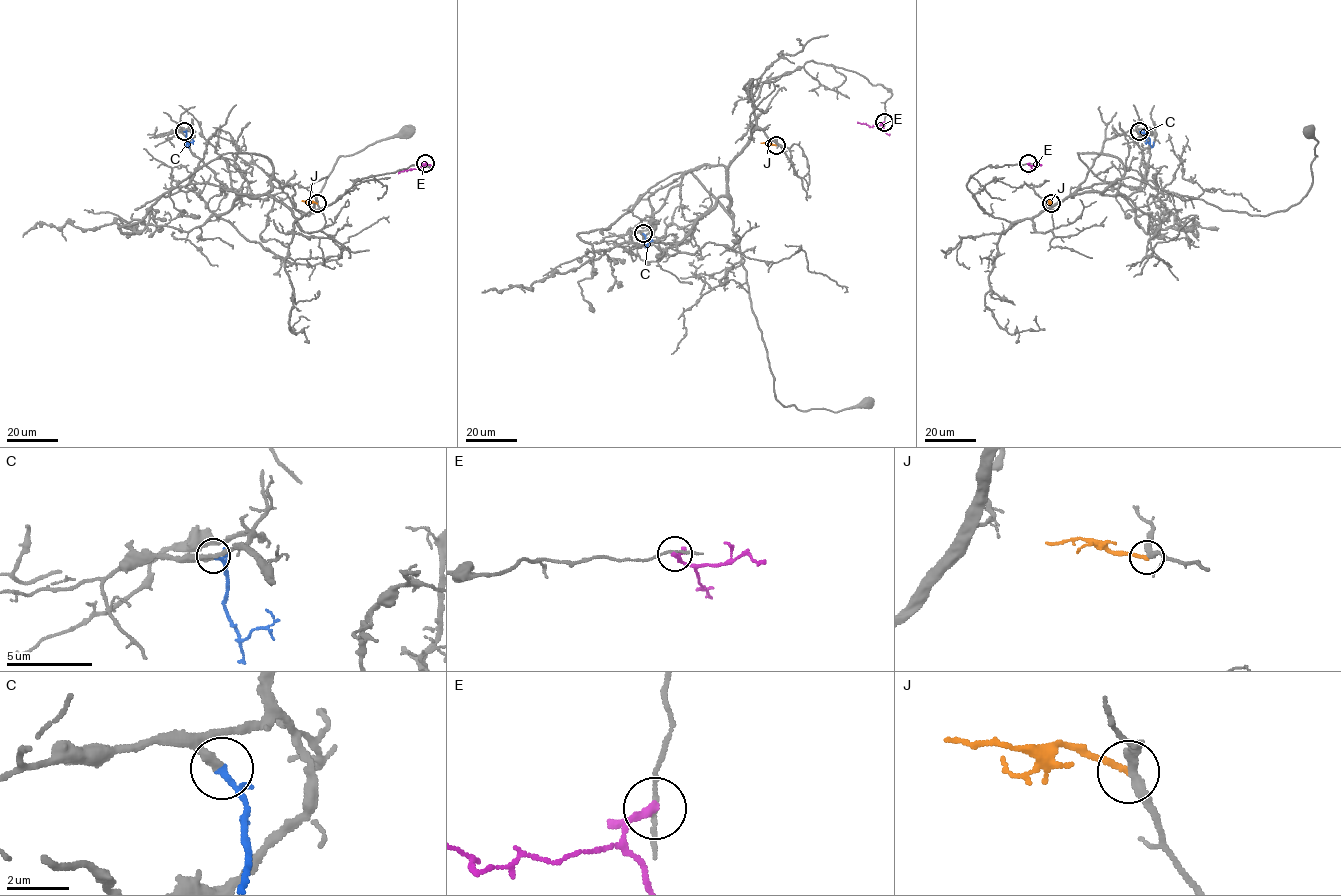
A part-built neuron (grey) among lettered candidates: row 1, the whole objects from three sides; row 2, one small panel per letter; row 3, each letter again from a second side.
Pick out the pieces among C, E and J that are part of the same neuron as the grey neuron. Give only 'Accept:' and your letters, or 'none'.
Accept: C

